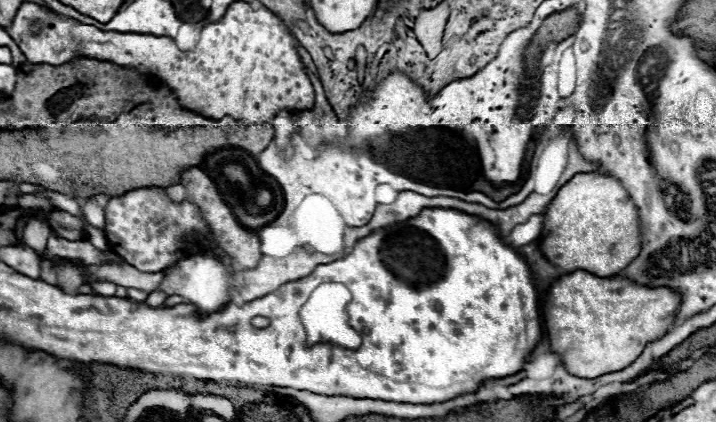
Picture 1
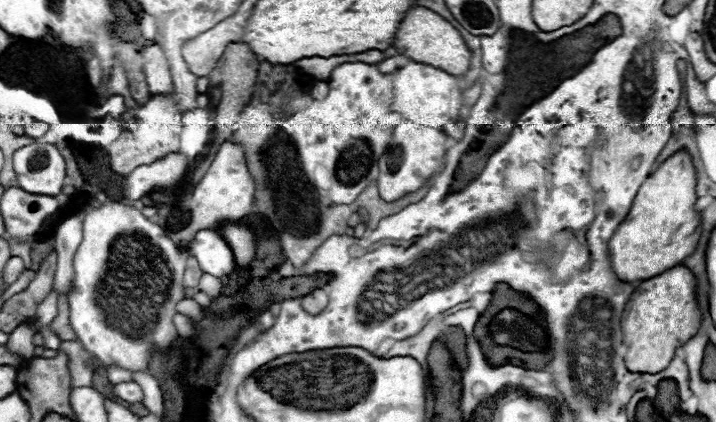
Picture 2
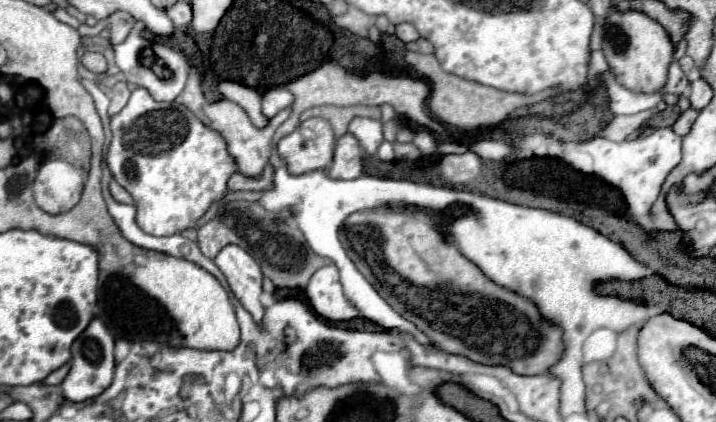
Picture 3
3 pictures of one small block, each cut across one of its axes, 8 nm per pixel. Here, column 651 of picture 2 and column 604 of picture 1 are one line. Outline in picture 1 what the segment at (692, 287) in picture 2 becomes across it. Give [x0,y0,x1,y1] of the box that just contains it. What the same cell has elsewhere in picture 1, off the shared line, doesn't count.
[542,270,678,378]

